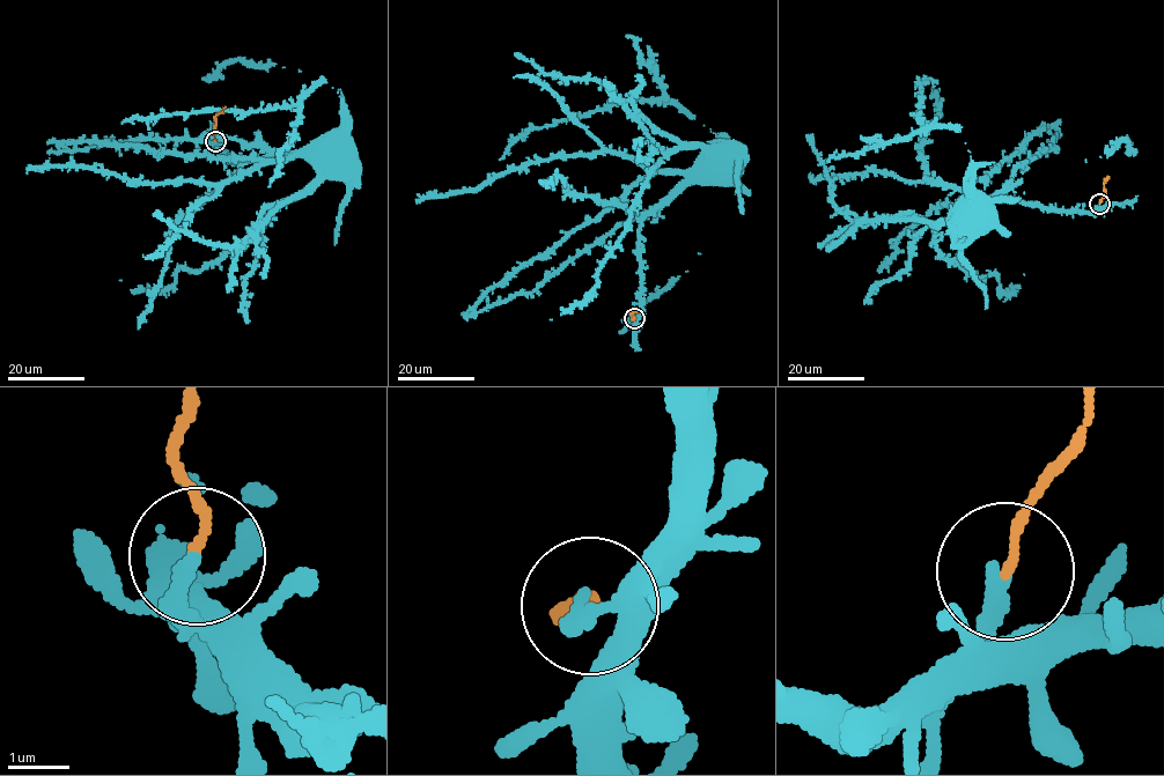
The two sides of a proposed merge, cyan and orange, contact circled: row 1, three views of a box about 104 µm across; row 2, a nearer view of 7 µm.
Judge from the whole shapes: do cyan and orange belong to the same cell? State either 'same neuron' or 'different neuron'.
different neuron

